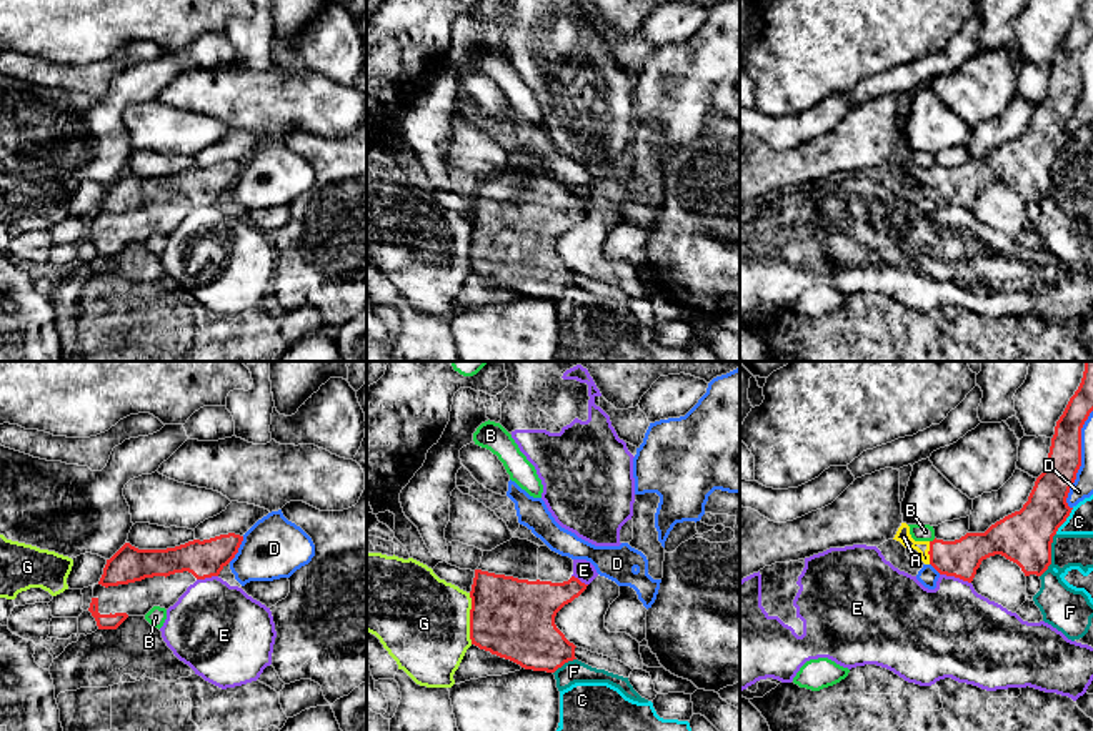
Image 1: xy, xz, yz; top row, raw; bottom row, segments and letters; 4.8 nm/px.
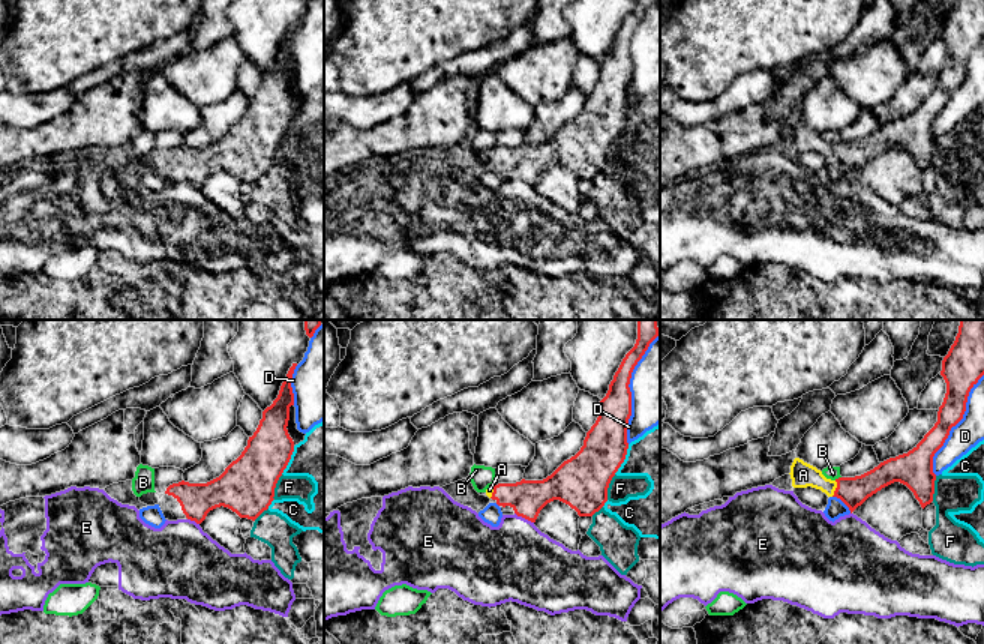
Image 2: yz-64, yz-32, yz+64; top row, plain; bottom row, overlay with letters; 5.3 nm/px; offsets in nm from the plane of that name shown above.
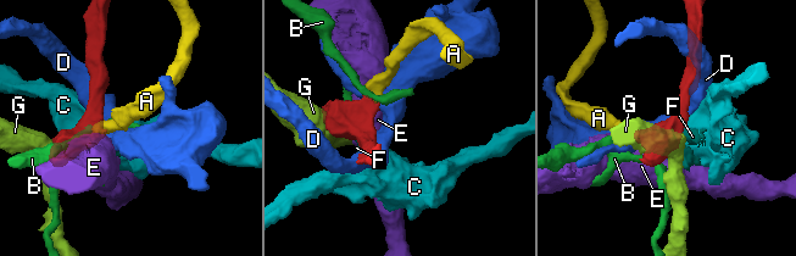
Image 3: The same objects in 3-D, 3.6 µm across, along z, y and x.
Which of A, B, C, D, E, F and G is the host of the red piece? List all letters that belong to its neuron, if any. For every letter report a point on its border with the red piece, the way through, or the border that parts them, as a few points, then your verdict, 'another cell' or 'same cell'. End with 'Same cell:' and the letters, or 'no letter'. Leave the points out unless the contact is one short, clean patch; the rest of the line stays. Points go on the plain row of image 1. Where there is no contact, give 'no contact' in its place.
A: yz (928, 180) | across yz (960, 185), (928, 180), (903, 164) | same cell
B: yz (933, 167) | another cell
C: yz (1065, 147) | another cell
D: yz (1080, 87) | another cell
E: yz (955, 203) | along yz (940, 200), (958, 203), (970, 210) | another cell
F: yz (1050, 182) | along yz (1055, 160), (1050, 192), (1040, 203) | another cell
G: xz (470, 245) | along xz (469, 220), (472, 270) | another cell
Same cell: A

